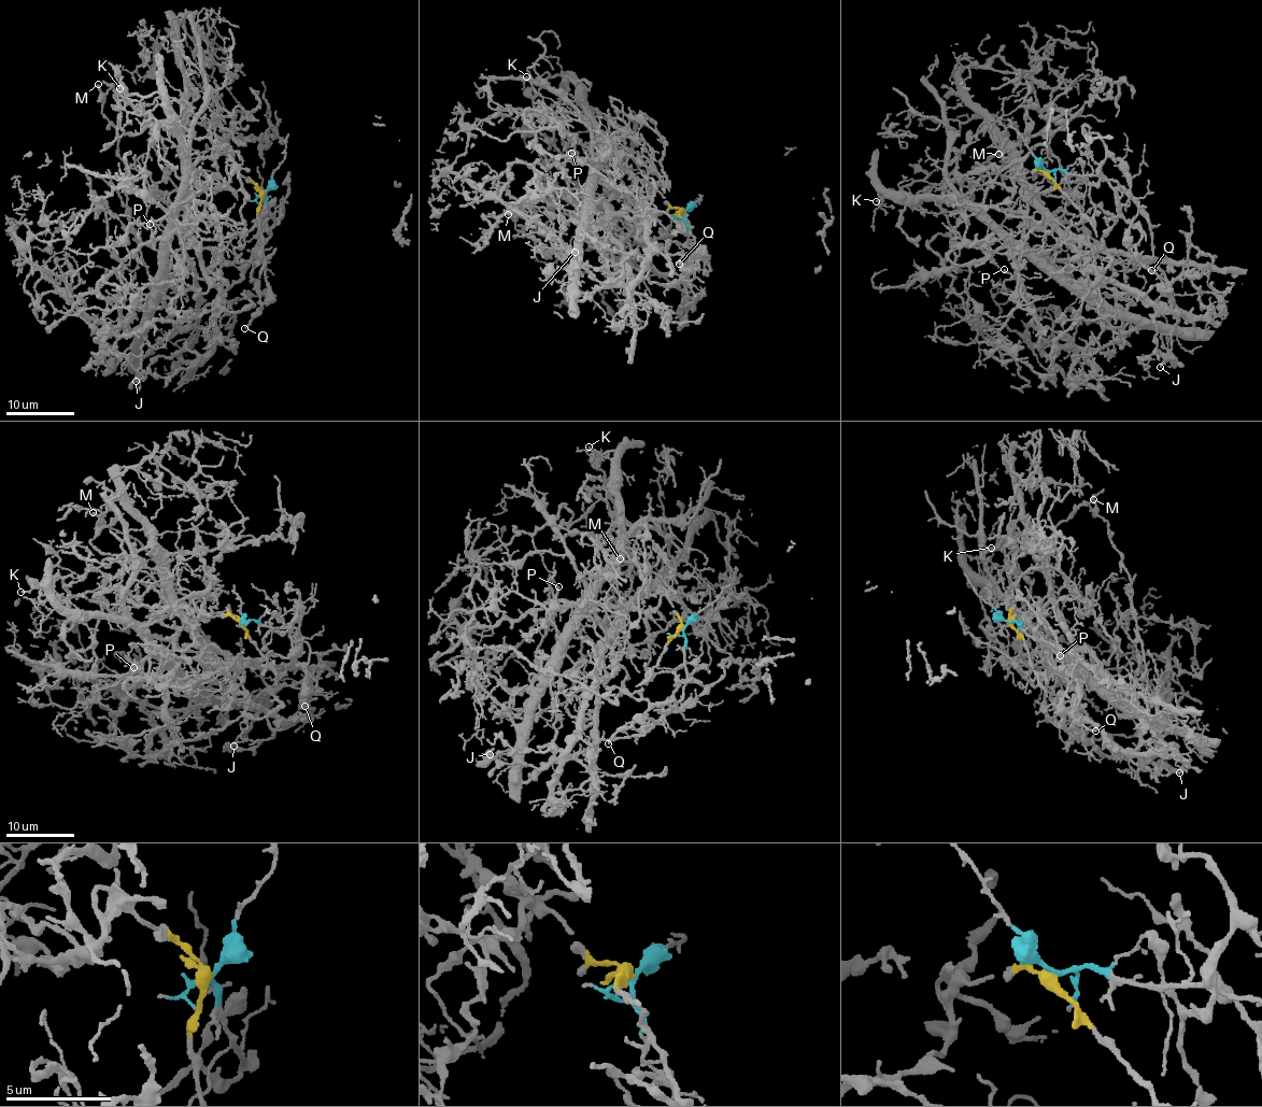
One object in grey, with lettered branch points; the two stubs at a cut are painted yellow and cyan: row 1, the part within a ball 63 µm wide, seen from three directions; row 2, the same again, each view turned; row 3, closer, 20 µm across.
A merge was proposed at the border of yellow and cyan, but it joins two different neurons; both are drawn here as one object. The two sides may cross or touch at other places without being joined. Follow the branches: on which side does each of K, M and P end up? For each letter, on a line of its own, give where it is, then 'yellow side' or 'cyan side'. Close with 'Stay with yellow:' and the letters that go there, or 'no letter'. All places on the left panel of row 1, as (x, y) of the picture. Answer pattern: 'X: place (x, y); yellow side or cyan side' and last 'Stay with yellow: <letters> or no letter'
K: place (119, 88); cyan side
M: place (98, 84); yellow side
P: place (150, 224); yellow side
Stay with yellow: M, P

